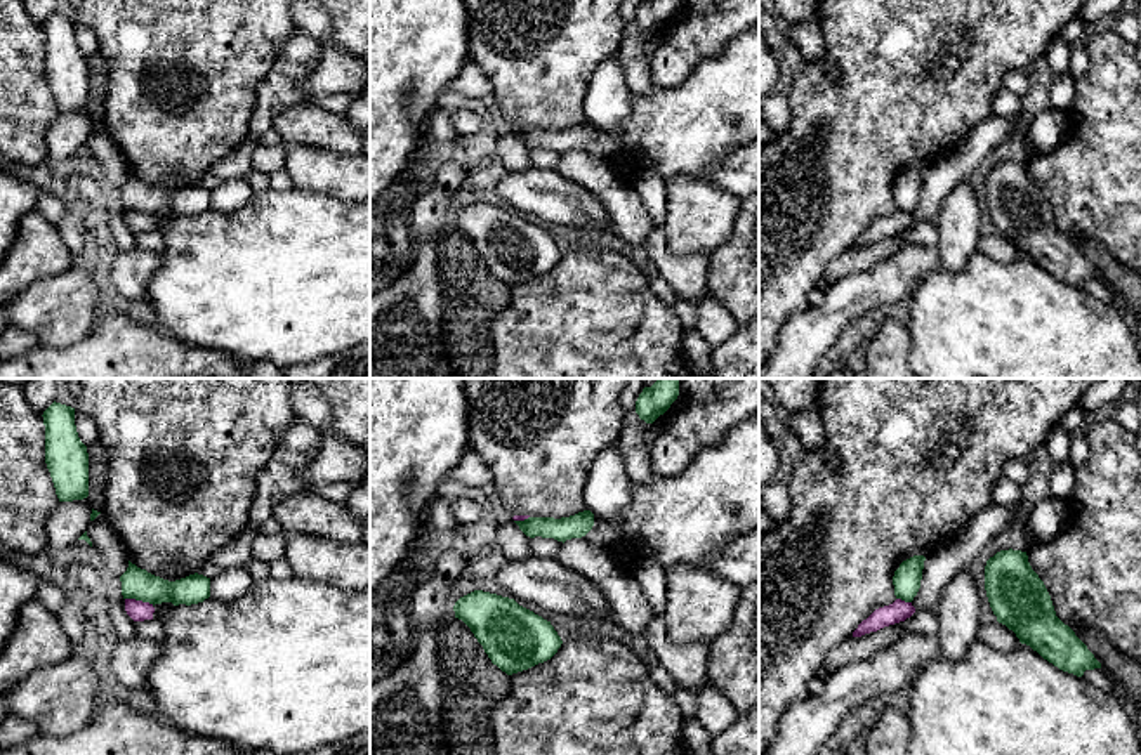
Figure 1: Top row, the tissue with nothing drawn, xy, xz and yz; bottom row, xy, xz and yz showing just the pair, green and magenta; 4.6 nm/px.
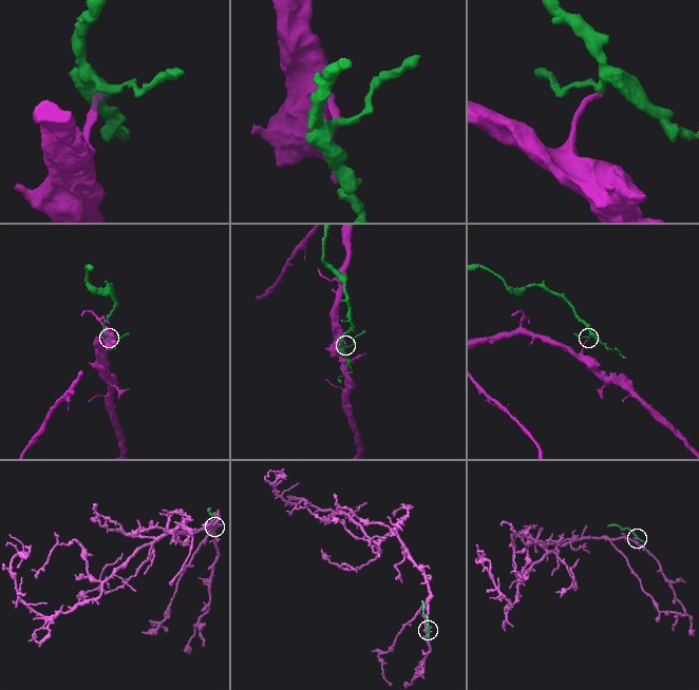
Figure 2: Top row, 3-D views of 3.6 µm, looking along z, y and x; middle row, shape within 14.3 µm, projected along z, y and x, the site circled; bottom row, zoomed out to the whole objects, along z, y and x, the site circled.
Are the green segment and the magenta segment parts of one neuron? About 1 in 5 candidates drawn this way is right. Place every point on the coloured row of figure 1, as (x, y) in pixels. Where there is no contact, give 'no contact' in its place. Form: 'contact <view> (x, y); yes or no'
contact xy (139, 599); no

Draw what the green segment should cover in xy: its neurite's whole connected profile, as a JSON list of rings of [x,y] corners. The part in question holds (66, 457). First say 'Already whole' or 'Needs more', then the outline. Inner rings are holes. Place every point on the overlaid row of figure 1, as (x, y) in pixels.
Already whole. [[[52,403],[43,411],[45,463],[59,502],[89,496],[89,453],[75,425],[75,408]]]

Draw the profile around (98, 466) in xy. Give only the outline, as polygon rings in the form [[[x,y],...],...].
[[[97,441],[87,448],[89,453],[89,502],[97,512],[102,512],[108,484],[108,458],[102,444]]]

